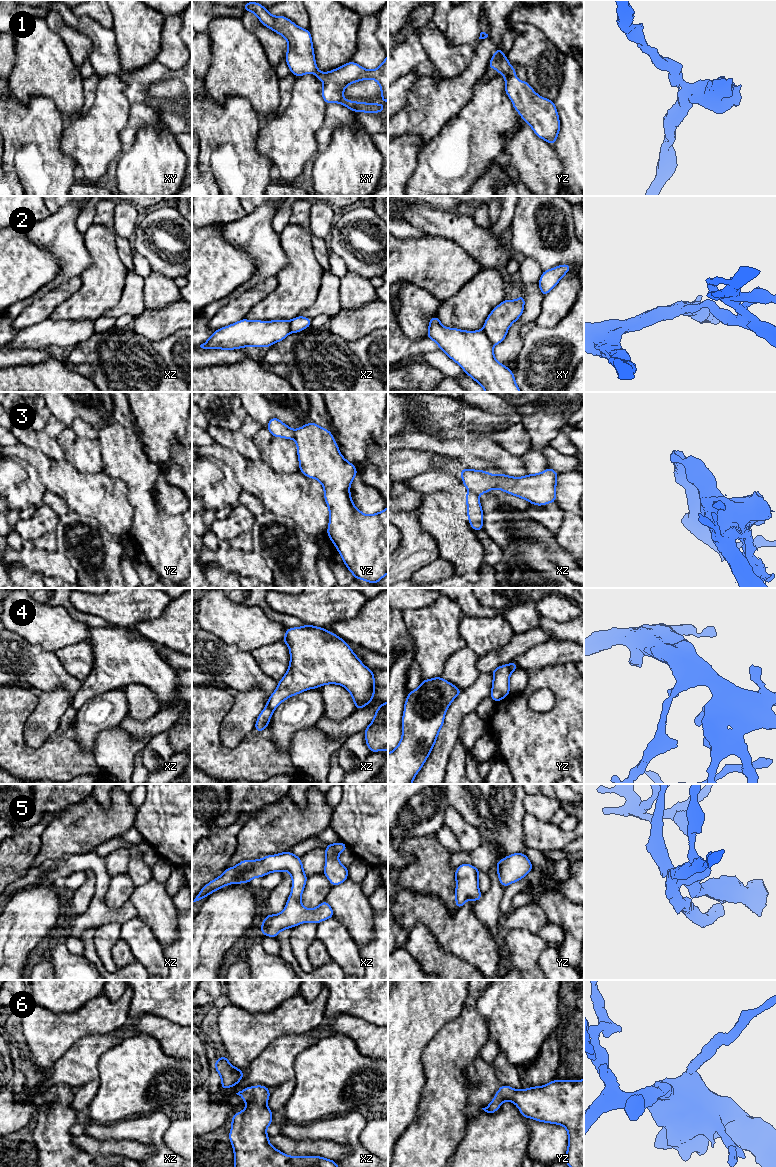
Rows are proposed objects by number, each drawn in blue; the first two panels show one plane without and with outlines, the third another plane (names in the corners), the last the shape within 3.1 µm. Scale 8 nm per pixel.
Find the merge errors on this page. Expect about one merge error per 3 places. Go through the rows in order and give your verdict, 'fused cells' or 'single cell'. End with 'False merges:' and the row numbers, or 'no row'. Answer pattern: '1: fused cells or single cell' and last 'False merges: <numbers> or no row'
1: single cell
2: fused cells
3: fused cells
4: fused cells
5: single cell
6: single cell
False merges: 2, 3, 4

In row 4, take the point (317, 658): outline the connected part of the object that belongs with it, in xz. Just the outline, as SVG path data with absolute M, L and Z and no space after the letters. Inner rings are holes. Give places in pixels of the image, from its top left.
M307 624L286 628L283 642L289 647L290 663L267 700L267 707L274 711L289 697L326 684L345 687L352 695L355 709L373 700L374 672L360 661L346 641L328 630Z

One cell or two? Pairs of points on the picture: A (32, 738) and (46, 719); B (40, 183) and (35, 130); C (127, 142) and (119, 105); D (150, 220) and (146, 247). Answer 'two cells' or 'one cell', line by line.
A: one cell
B: one cell
C: two cells
D: one cell

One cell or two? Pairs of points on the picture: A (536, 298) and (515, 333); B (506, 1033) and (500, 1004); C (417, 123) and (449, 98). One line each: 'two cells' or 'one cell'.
A: one cell
B: one cell
C: one cell

